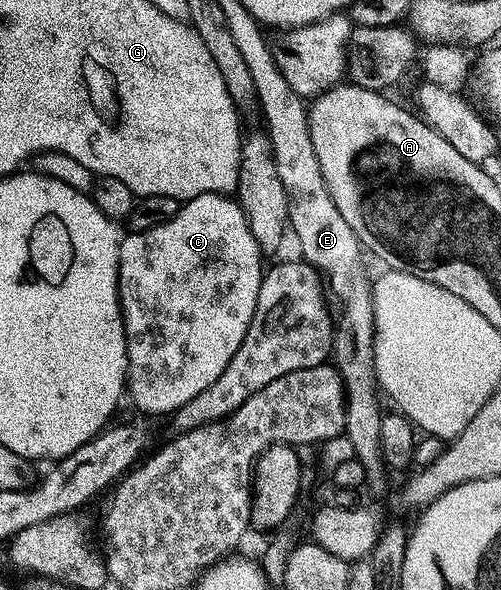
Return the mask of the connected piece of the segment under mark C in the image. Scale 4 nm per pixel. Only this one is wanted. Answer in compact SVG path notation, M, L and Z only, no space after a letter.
M204 192L191 200L184 201L174 216L163 221L154 228L142 232L129 232L122 235L119 240L119 262L117 263L117 299L121 302L121 321L125 327L125 349L127 350L127 370L125 379L127 381L128 399L133 399L145 412L166 412L172 414L181 408L195 394L203 394L223 370L227 370L227 362L235 358L235 350L243 342L247 334L247 326L255 314L255 302L259 298L259 286L263 275L261 268L263 253L261 247L255 242L251 235L249 223L243 214L240 204L236 199L217 192Z

